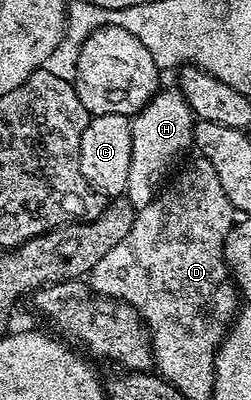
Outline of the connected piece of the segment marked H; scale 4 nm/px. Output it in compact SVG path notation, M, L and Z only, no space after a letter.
M173 87L166 92L165 89L158 90L144 110L132 117L131 123L131 170L127 173L124 199L140 210L146 208L166 187L167 181L182 163L180 160L184 158L185 151L193 148L195 117L191 106L185 101L185 95Z

